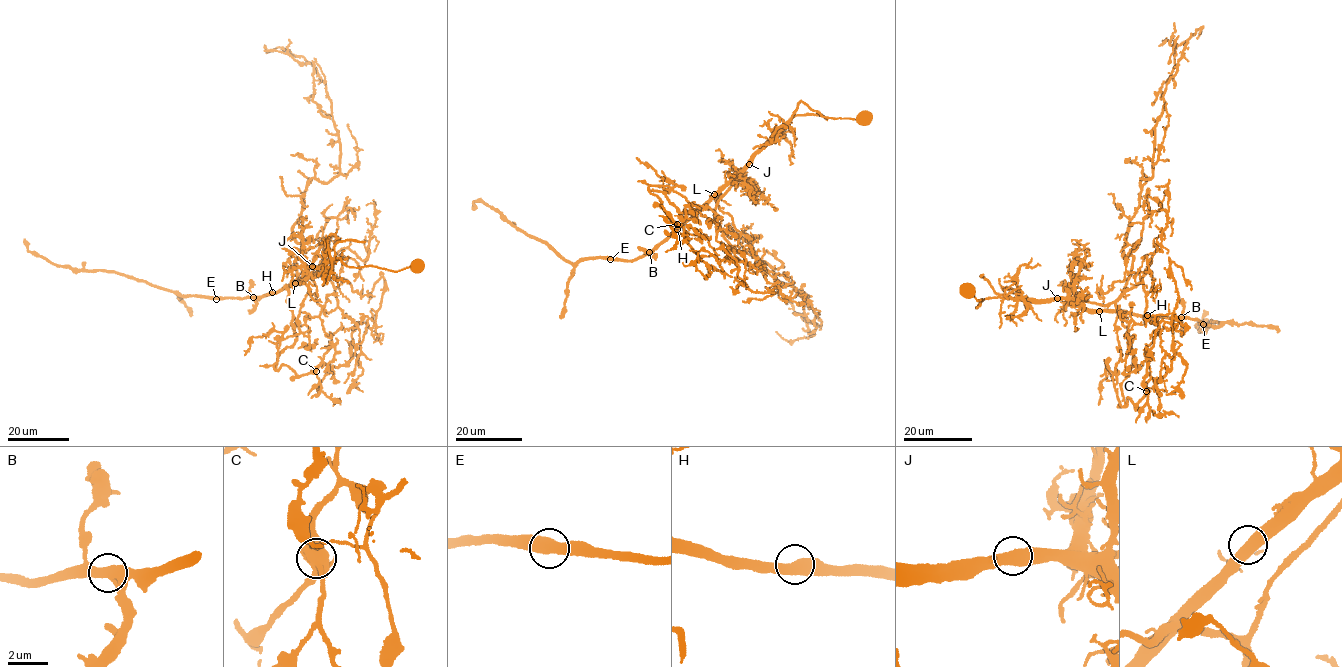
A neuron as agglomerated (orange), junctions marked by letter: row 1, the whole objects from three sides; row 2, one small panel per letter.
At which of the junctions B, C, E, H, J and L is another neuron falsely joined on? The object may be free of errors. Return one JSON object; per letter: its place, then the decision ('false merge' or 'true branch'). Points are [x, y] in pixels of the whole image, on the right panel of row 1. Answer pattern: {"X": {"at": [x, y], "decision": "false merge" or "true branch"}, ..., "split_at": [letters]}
{"B": {"at": [1181, 317], "decision": "true branch"}, "C": {"at": [1146, 391], "decision": "true branch"}, "E": {"at": [1203, 324], "decision": "true branch"}, "H": {"at": [1147, 315], "decision": "true branch"}, "J": {"at": [1057, 298], "decision": "false merge"}, "L": {"at": [1099, 311], "decision": "true branch"}, "split_at": ["J"]}

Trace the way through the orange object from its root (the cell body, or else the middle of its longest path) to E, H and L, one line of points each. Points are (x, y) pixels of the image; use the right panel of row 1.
E: (967, 290), (982, 299), (977, 308), (991, 297), (1043, 303), (1066, 299), (1088, 309), (1194, 318), (1203, 324)
H: (967, 290), (977, 300), (982, 299), (977, 308), (991, 297), (1043, 303), (1066, 299), (1088, 309), (1147, 315)
L: (967, 290), (977, 300), (982, 299), (977, 308), (986, 299), (997, 297), (1043, 303), (1068, 299), (1099, 311)

